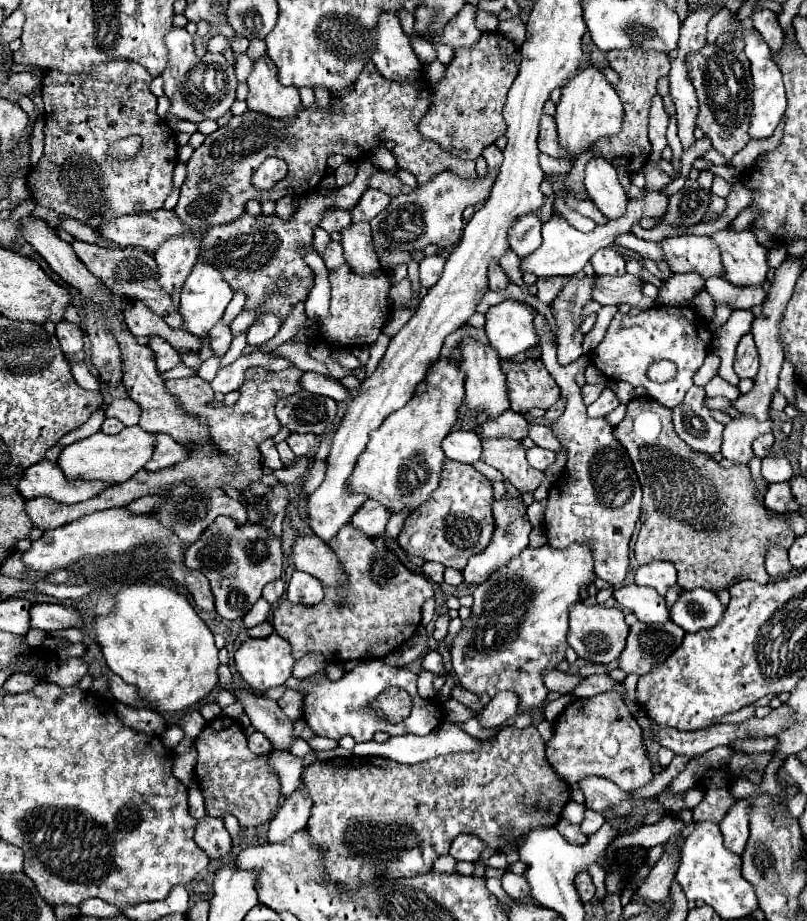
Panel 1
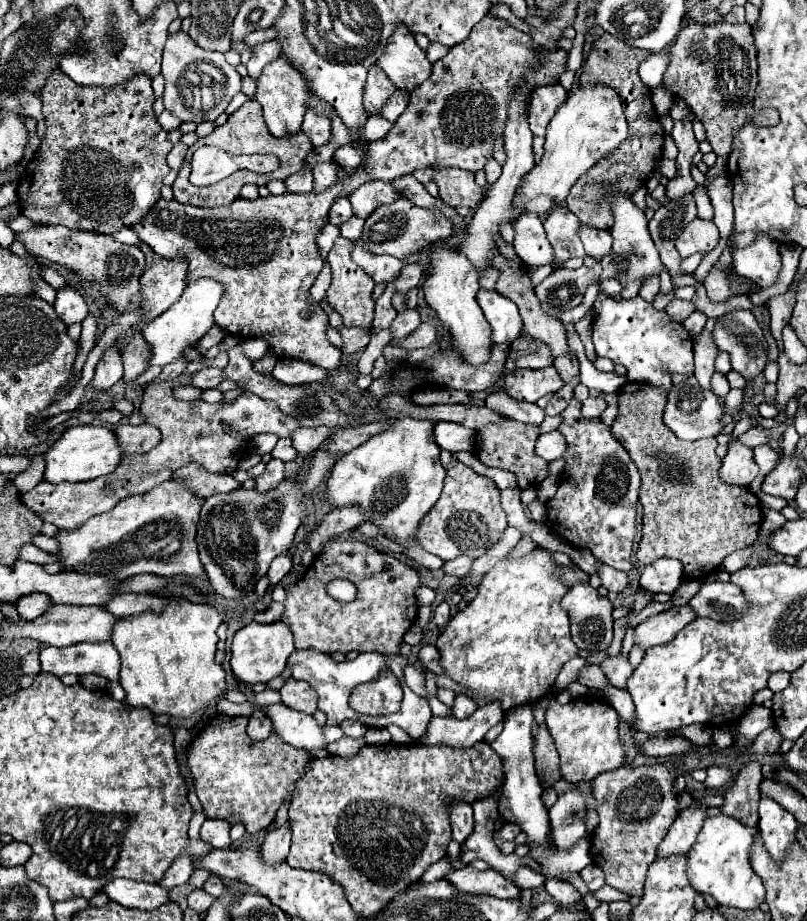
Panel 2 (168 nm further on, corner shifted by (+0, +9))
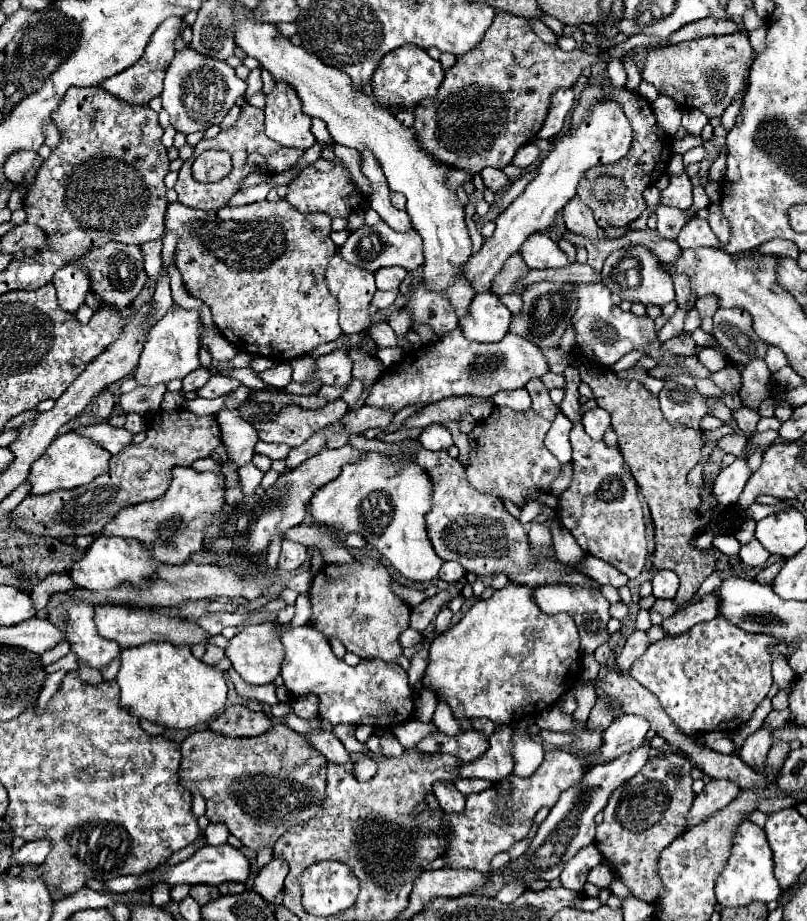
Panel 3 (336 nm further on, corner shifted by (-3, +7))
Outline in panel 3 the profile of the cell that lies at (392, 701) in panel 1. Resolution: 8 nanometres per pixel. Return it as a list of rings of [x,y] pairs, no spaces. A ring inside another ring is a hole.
[[[365,554],[355,556],[353,562],[349,564],[323,566],[323,570],[319,570],[319,574],[313,578],[313,584],[309,588],[309,602],[313,608],[311,626],[317,628],[327,640],[333,638],[341,640],[349,652],[361,658],[379,658],[385,660],[387,664],[397,664],[397,656],[403,654],[403,646],[399,644],[399,634],[409,628],[411,608],[391,590],[393,582],[395,580],[389,574],[389,570],[377,558]]]

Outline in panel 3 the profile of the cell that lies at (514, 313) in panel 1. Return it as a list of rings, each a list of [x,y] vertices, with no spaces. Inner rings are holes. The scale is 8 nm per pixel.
[[[483,292],[473,298],[469,314],[459,324],[469,340],[497,342],[507,334],[511,316],[509,308],[493,292]]]

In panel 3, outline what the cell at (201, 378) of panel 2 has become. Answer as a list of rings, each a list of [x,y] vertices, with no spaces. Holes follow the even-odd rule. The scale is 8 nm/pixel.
[[[197,368],[193,372],[189,372],[185,378],[183,378],[183,390],[189,392],[189,390],[199,390],[207,384],[207,380],[211,378],[213,374],[209,372],[209,368]]]

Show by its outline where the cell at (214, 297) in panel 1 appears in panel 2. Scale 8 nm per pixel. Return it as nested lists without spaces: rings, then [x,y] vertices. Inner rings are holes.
[[[200,278],[198,282],[190,282],[184,290],[184,294],[178,298],[176,304],[170,306],[170,310],[166,310],[164,314],[160,314],[154,322],[150,322],[150,326],[146,326],[146,330],[142,330],[142,336],[146,338],[146,342],[150,344],[150,366],[166,366],[178,358],[184,356],[184,350],[194,346],[212,326],[214,326],[214,310],[220,302],[222,296],[222,284],[208,280],[208,278]]]

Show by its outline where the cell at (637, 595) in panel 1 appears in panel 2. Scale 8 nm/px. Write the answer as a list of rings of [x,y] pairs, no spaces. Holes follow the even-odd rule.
[[[600,564],[596,574],[600,576],[600,582],[602,582],[602,586],[604,586],[606,590],[610,590],[610,592],[622,592],[622,590],[626,588],[626,584],[628,584],[626,572],[614,570],[614,568],[610,568],[608,564]]]

